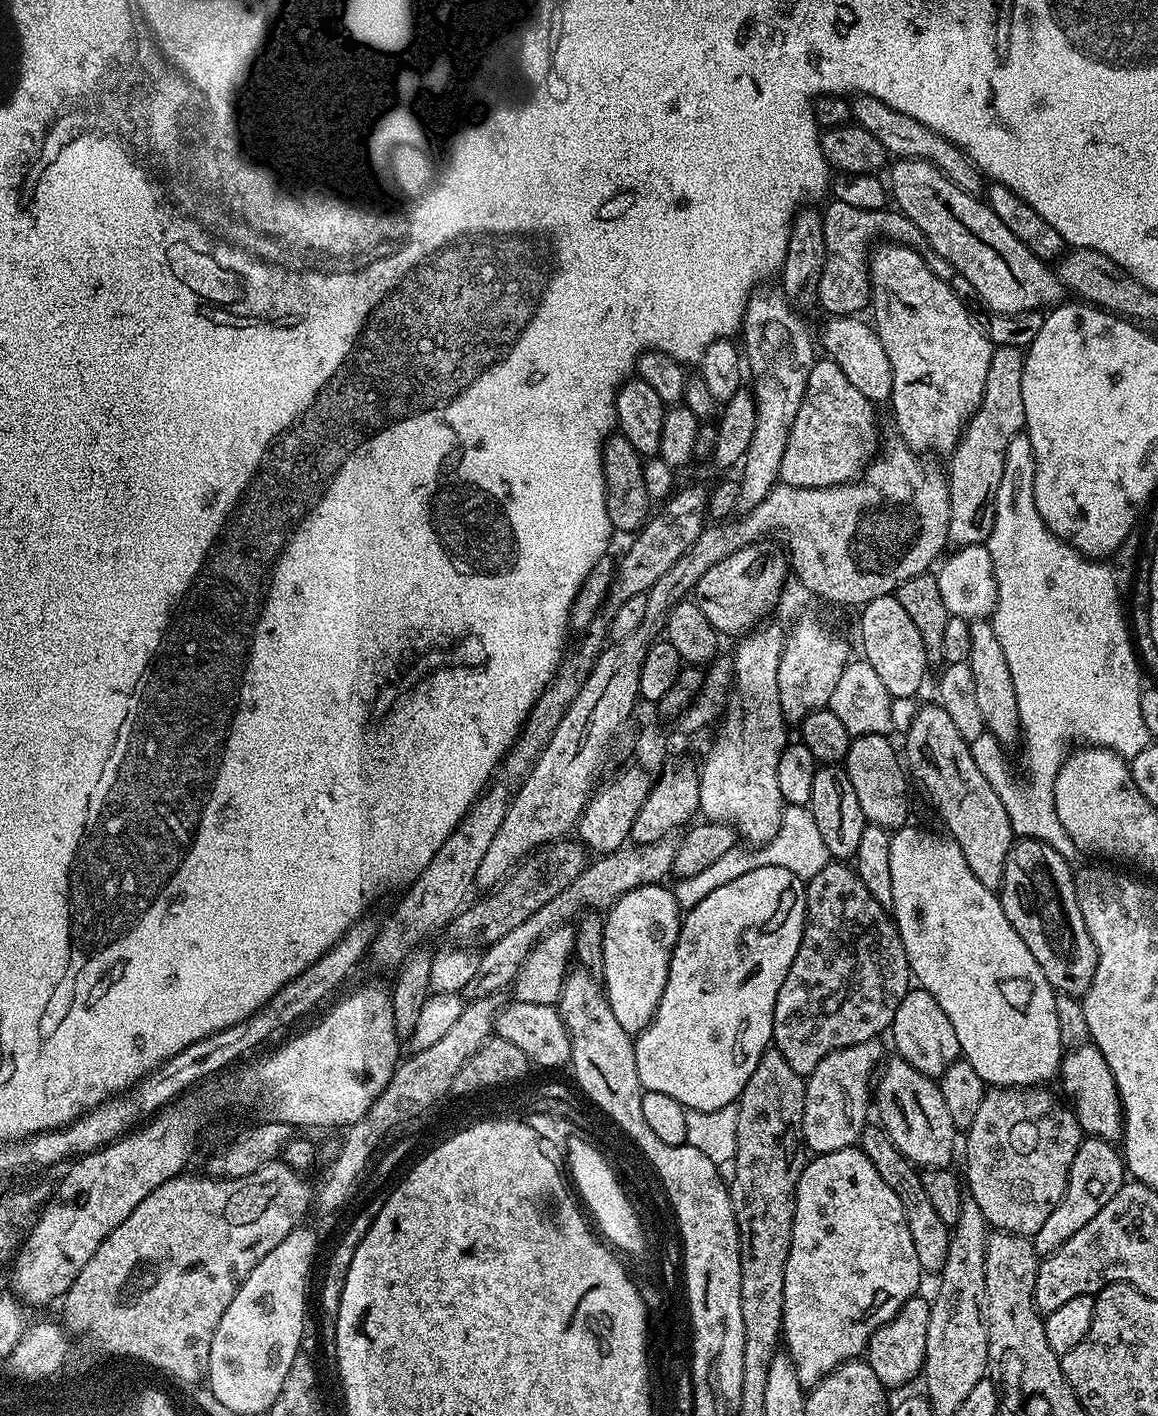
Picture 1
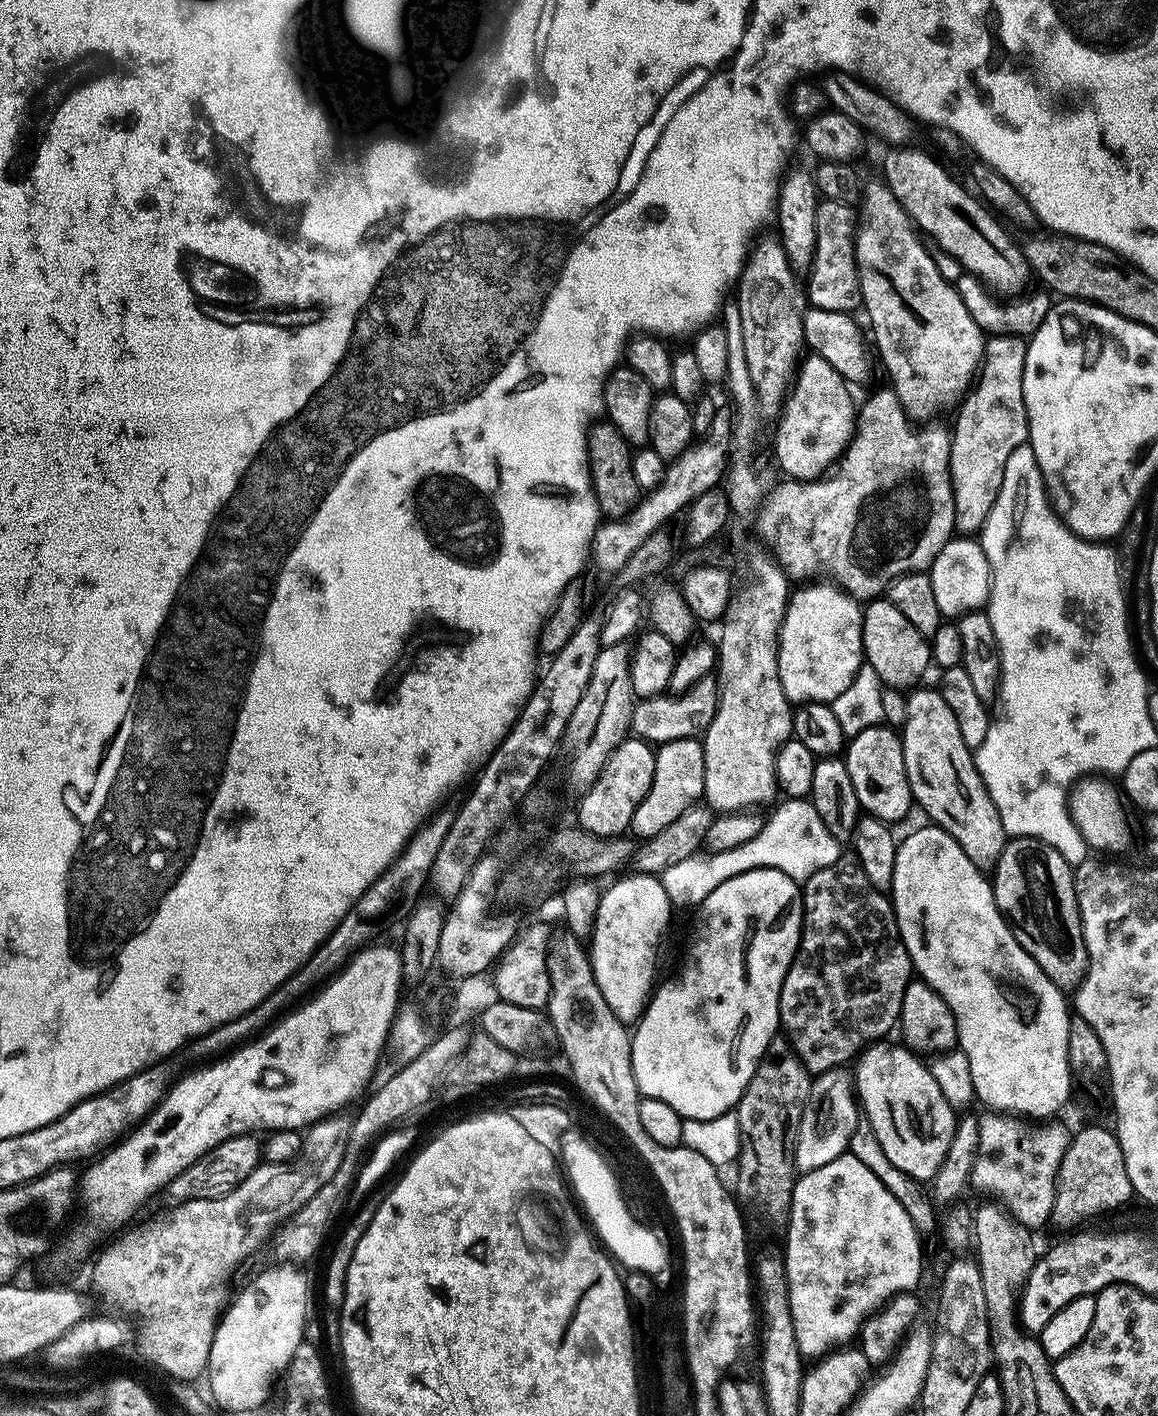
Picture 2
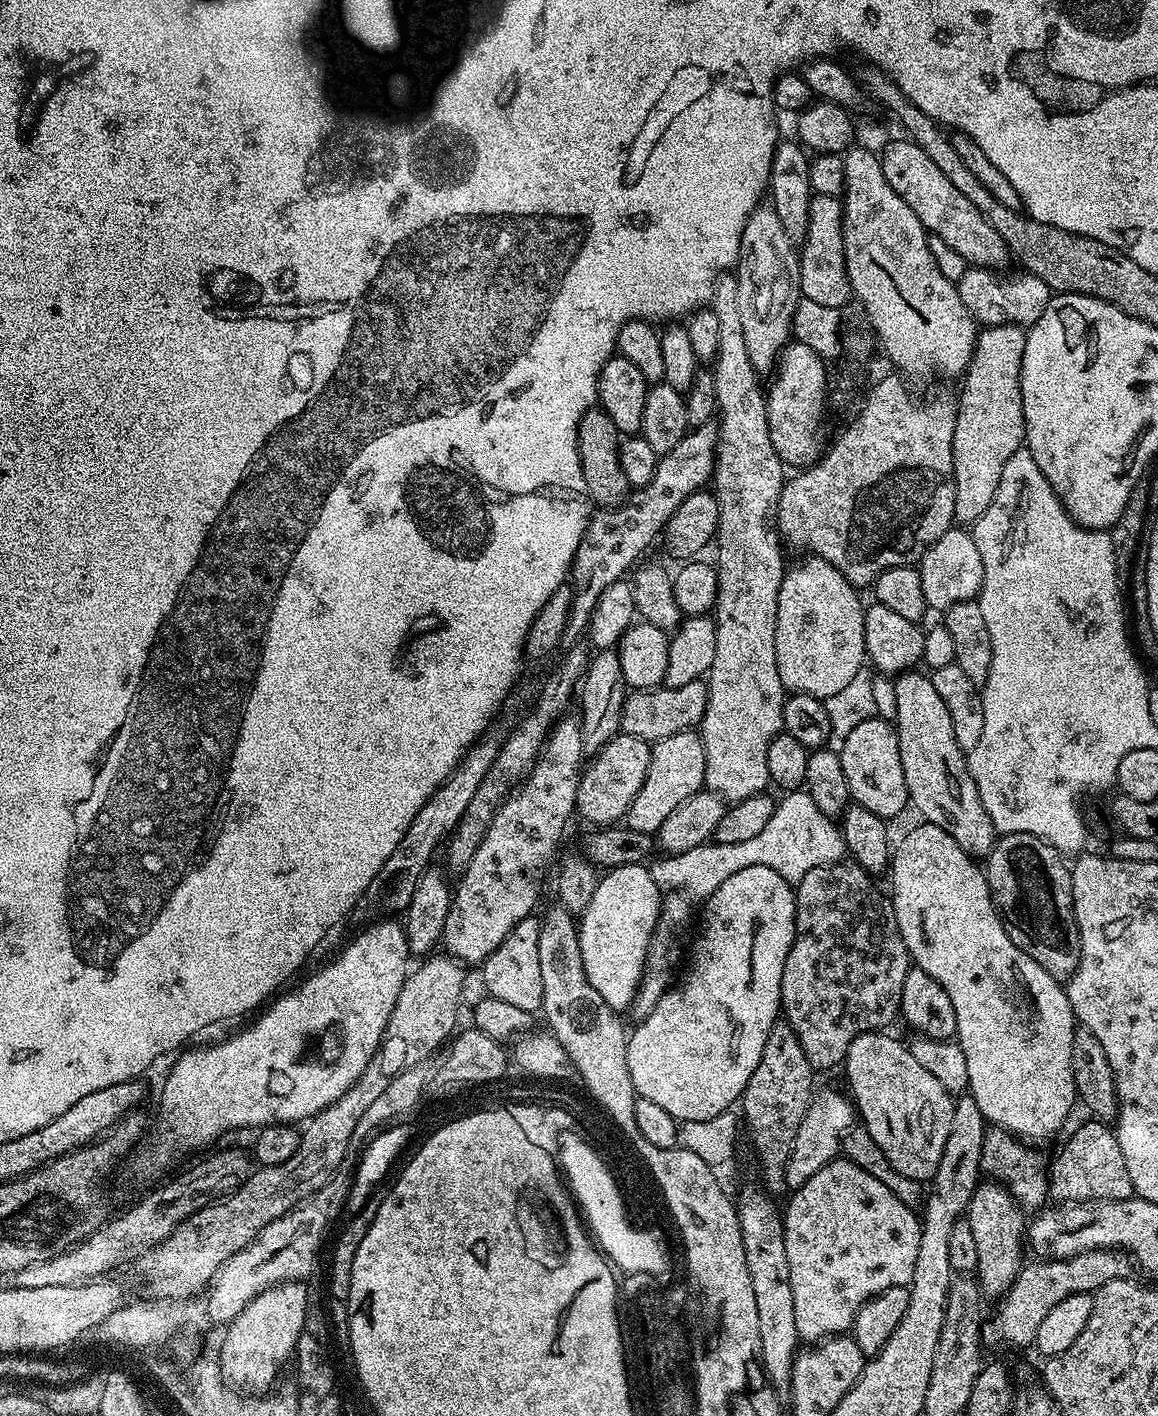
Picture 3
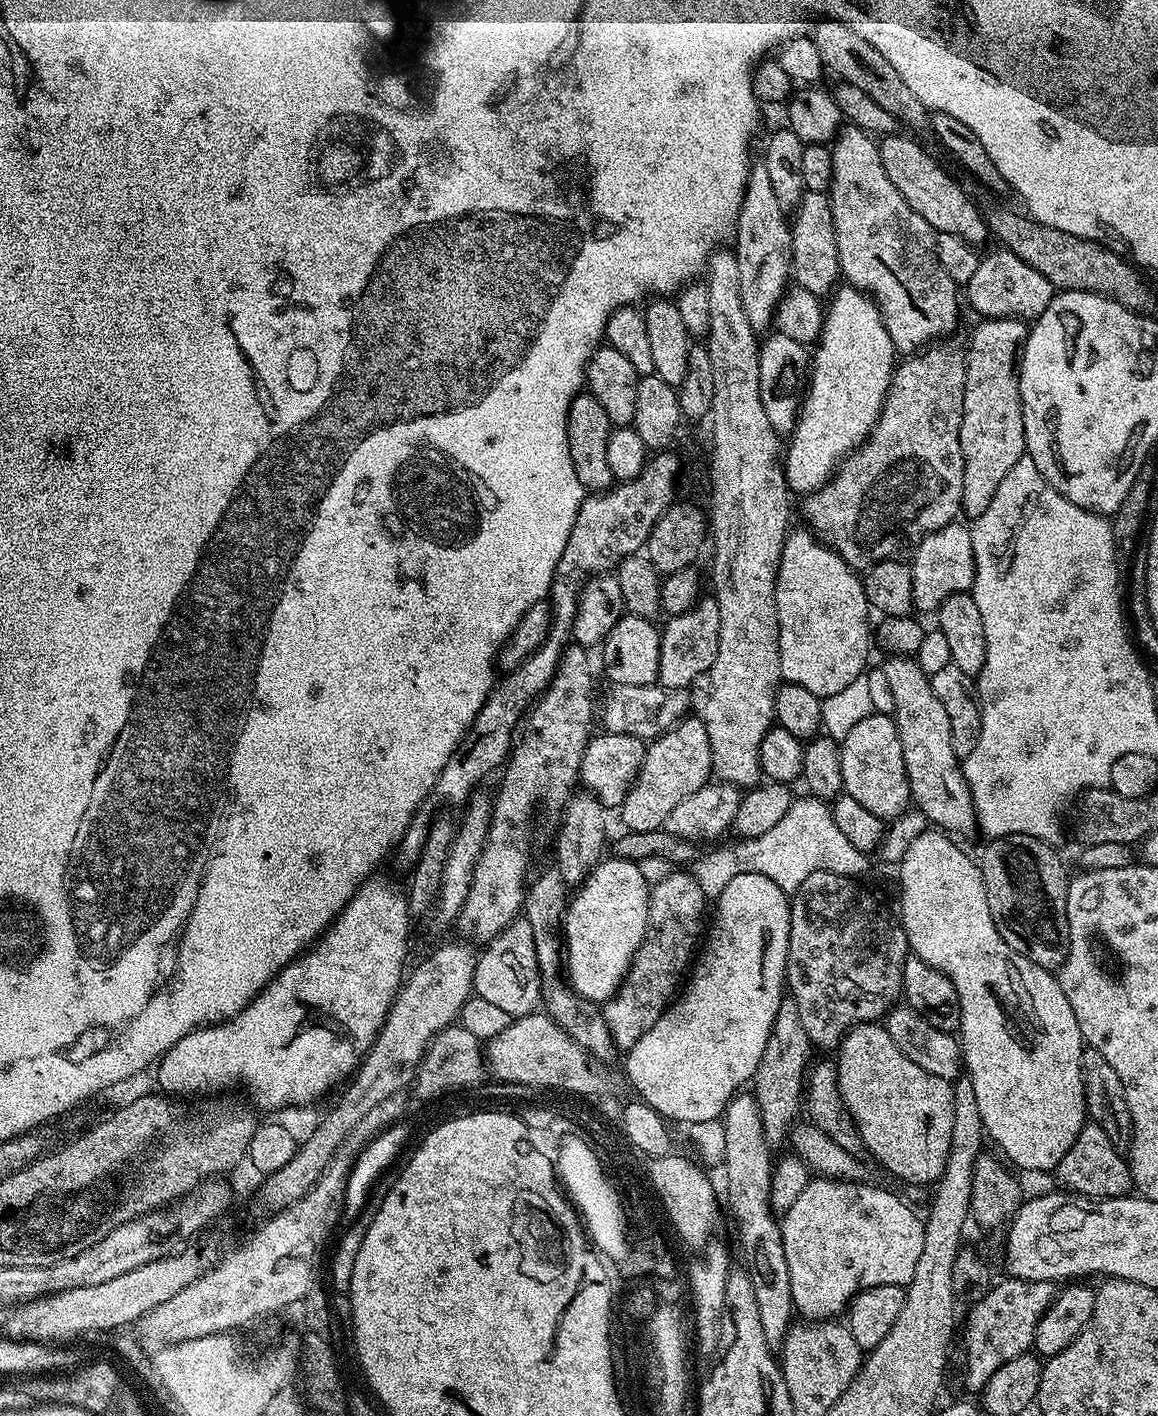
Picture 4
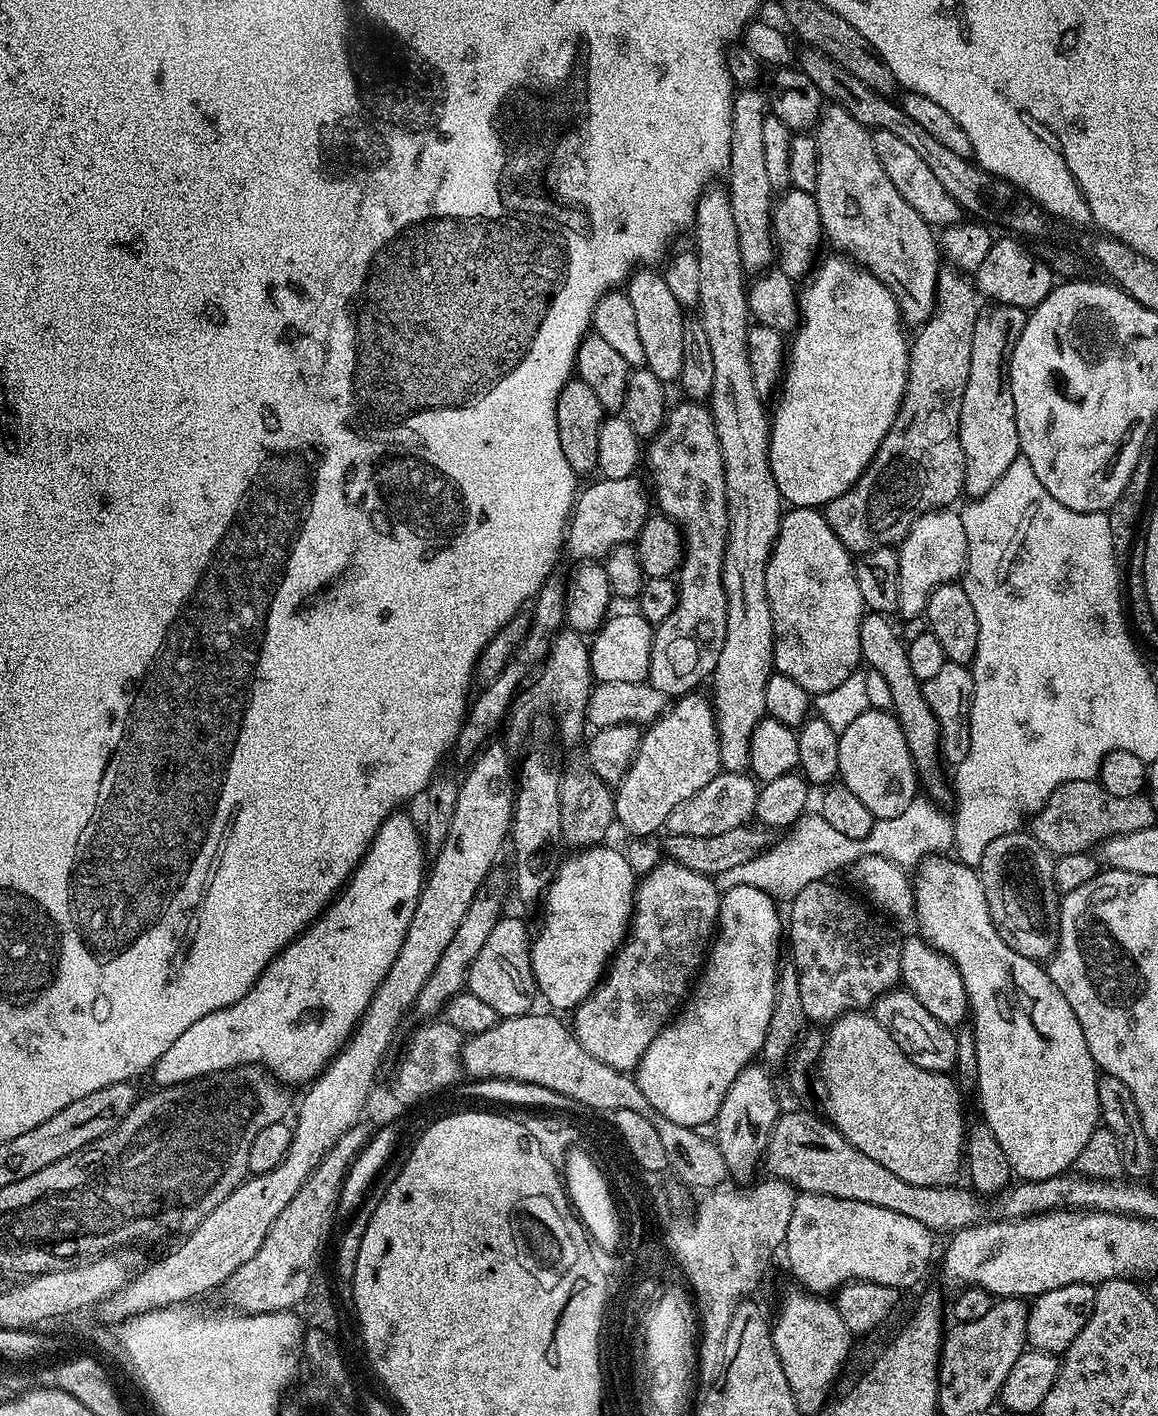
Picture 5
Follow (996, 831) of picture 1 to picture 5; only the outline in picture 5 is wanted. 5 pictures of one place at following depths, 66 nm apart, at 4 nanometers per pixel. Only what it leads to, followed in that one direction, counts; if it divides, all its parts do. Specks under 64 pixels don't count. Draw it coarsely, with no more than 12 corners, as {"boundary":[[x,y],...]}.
{"boundary":[[868,612],[860,655],[886,678],[917,777],[936,802],[950,796],[940,773],[940,731],[914,678],[901,633]]}

